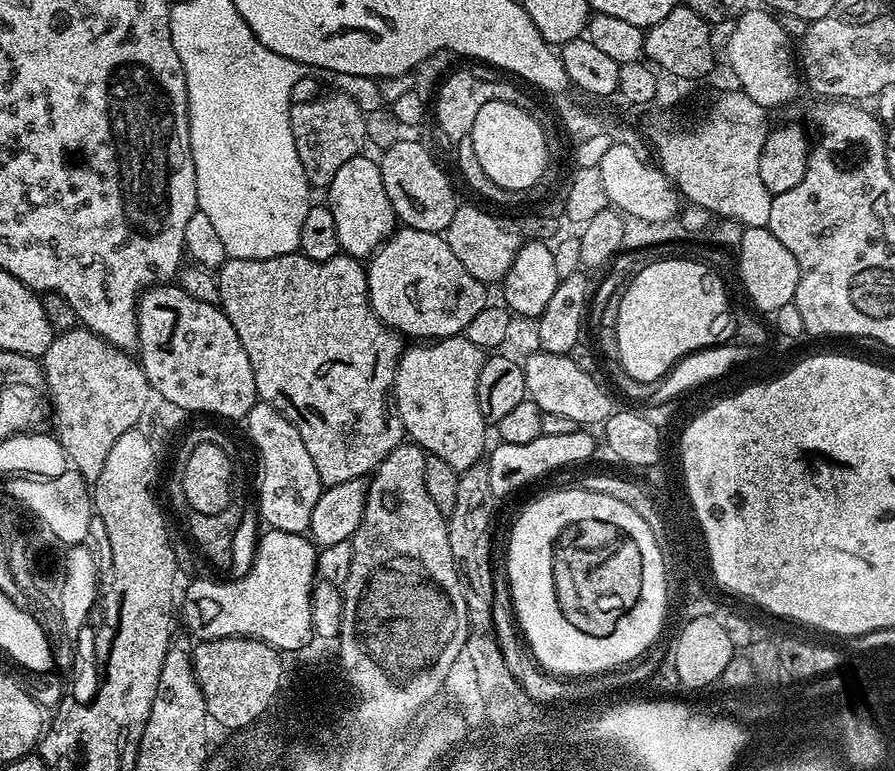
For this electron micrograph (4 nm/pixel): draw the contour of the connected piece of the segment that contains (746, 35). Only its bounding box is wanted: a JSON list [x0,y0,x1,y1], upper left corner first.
[728,9,802,110]

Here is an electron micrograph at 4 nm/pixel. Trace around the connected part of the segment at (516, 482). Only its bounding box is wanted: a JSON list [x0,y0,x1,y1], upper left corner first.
[486,430,597,498]

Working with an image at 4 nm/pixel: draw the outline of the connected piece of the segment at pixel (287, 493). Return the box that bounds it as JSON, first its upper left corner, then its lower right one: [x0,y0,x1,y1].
[247,402,322,533]

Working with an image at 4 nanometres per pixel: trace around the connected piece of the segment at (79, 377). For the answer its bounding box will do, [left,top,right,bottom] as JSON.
[42,326,150,482]

